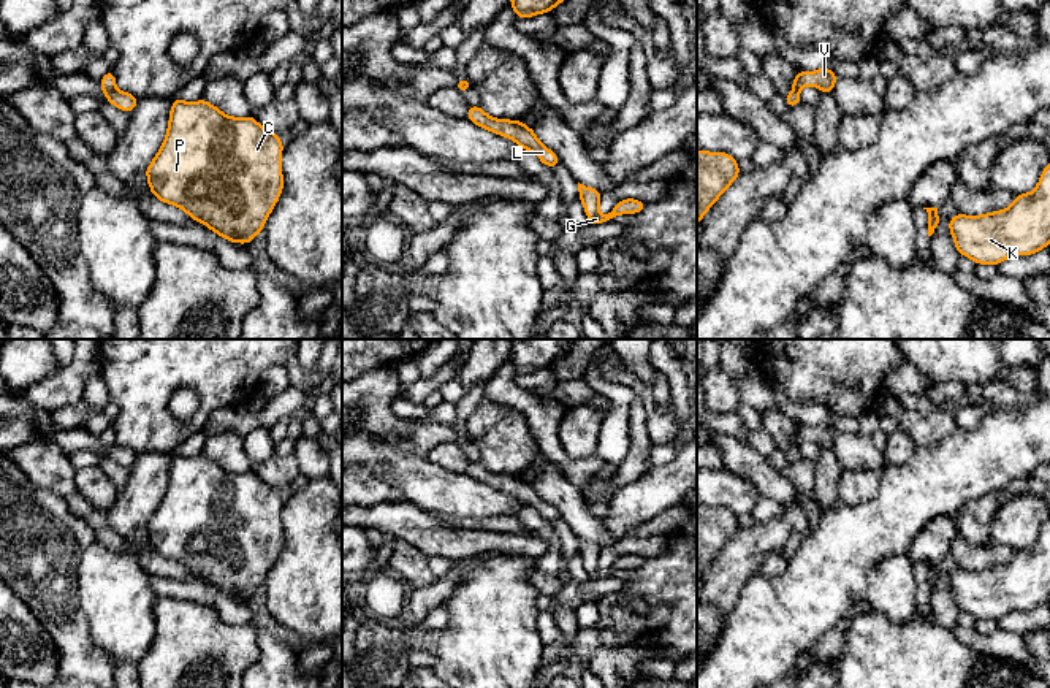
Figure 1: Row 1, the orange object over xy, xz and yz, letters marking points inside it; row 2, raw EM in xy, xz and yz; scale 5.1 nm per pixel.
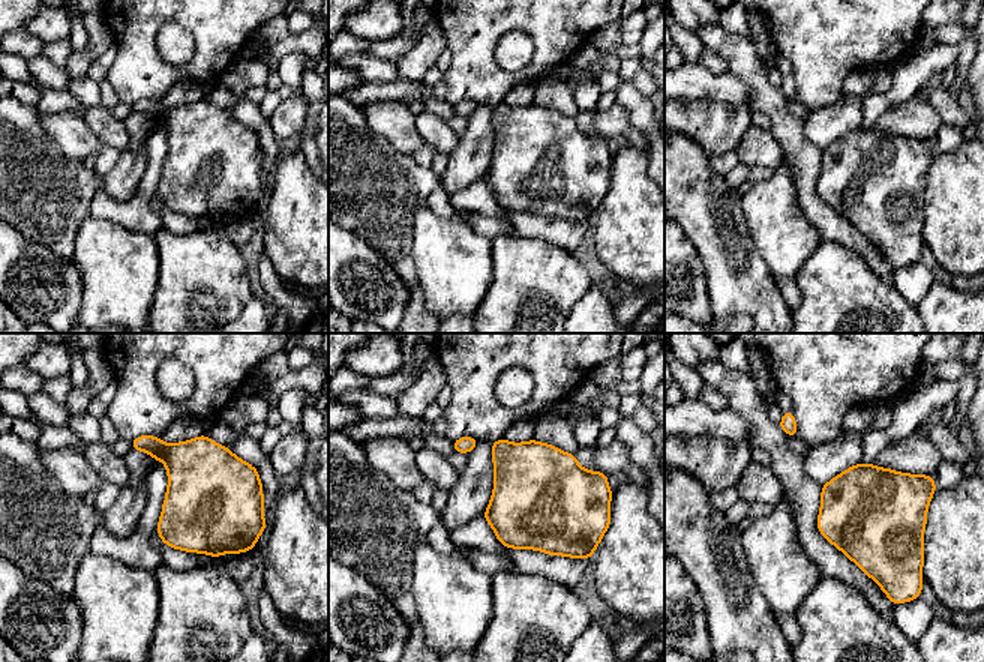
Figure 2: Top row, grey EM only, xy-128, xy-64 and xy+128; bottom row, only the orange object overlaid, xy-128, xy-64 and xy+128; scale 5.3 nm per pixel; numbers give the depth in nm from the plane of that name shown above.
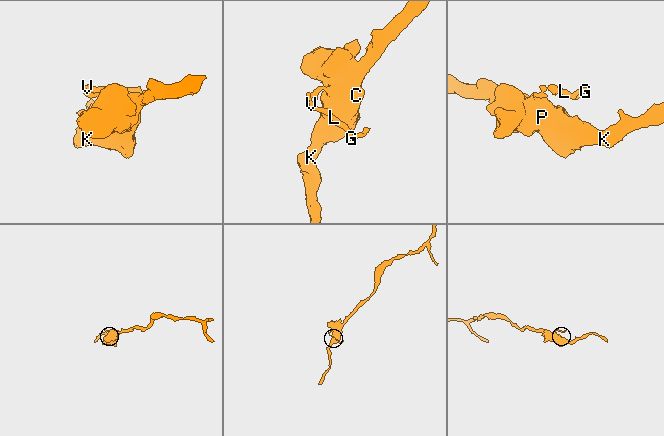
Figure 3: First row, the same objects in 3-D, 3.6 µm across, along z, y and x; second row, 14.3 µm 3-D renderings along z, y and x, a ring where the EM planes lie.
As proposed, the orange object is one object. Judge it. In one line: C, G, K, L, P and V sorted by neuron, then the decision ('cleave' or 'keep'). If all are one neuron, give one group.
groups C K P / G L V; cleave

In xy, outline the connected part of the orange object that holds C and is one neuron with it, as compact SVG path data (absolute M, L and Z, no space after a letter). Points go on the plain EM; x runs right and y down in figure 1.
M176 452L166 491L146 533L160 556L184 564L231 598L249 599L263 587L282 548L282 506L279 490L260 480L253 471L230 472L203 453L187 458Z

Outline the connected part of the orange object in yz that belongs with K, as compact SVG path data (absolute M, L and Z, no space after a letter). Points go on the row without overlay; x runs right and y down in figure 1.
M1050 518L1031 548L1017 550L1007 564L983 571L955 569L949 583L960 610L976 620L999 620L1009 612L1033 610L1050 598Z

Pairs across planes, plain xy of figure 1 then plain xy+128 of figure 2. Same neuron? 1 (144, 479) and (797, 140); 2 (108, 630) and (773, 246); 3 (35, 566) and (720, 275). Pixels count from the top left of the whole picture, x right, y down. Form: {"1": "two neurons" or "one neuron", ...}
{"1": "two neurons", "2": "one neuron", "3": "one neuron"}

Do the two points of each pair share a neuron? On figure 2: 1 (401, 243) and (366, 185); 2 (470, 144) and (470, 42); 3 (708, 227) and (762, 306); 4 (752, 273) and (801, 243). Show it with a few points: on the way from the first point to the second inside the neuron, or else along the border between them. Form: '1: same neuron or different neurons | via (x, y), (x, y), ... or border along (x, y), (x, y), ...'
1: same neuron | via (387, 228), (377, 200)
2: different neurons | border along (479, 102), (491, 107)
3: same neuron | via (720, 246), (731, 260), (732, 275), (744, 287)
4: different neurons | border along (749, 233), (756, 251), (774, 278)

